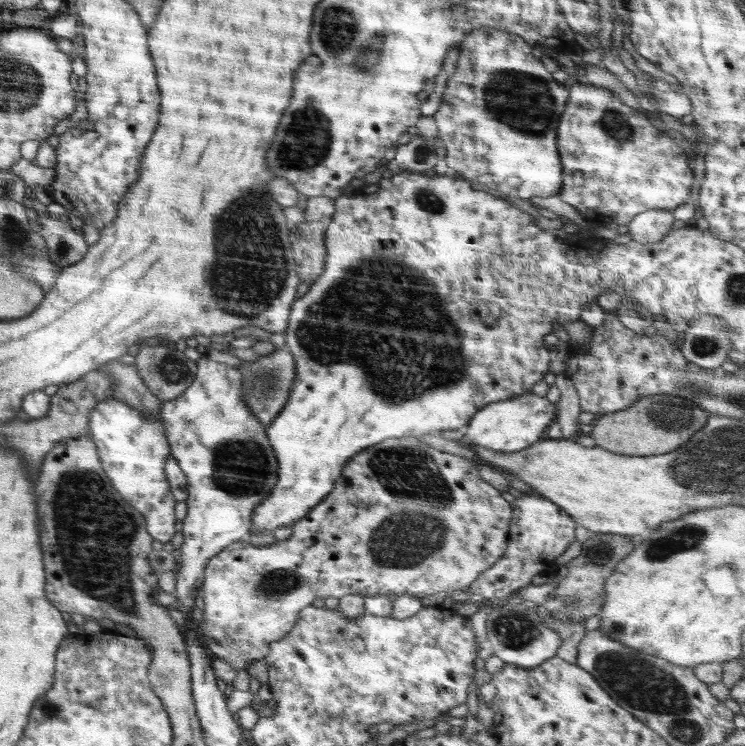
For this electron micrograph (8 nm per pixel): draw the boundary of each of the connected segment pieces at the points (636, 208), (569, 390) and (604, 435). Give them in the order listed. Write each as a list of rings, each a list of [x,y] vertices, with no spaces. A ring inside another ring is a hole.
[[[576,82],[569,84],[569,98],[564,116],[558,126],[558,154],[562,164],[560,198],[570,204],[588,223],[608,226],[610,222],[627,225],[634,216],[652,209],[673,211],[685,203],[692,190],[692,172],[686,164],[686,154],[676,142],[662,134],[646,120],[646,114],[638,114],[625,106],[612,91]],[[582,172],[582,184],[576,186],[574,174]]]
[[[565,373],[556,375],[555,384],[561,392],[560,400],[556,404],[555,420],[561,426],[562,439],[576,438],[580,432],[578,416],[581,412],[576,387]]]
[[[670,394],[642,397],[624,410],[597,417],[591,435],[595,444],[607,452],[627,456],[656,456],[676,450],[694,432],[698,432],[708,418],[708,412],[698,410],[698,404],[680,400]]]

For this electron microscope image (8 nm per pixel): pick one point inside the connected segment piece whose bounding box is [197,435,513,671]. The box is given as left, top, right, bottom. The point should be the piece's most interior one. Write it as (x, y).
(404, 518)

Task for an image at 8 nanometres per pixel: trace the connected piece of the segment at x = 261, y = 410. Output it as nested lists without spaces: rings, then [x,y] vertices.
[[[283,347],[266,356],[258,356],[256,360],[246,360],[237,368],[242,370],[242,389],[244,389],[244,399],[250,407],[250,411],[258,417],[258,420],[268,426],[270,421],[284,409],[290,391],[292,391],[292,383],[296,379],[296,362],[291,352]]]

